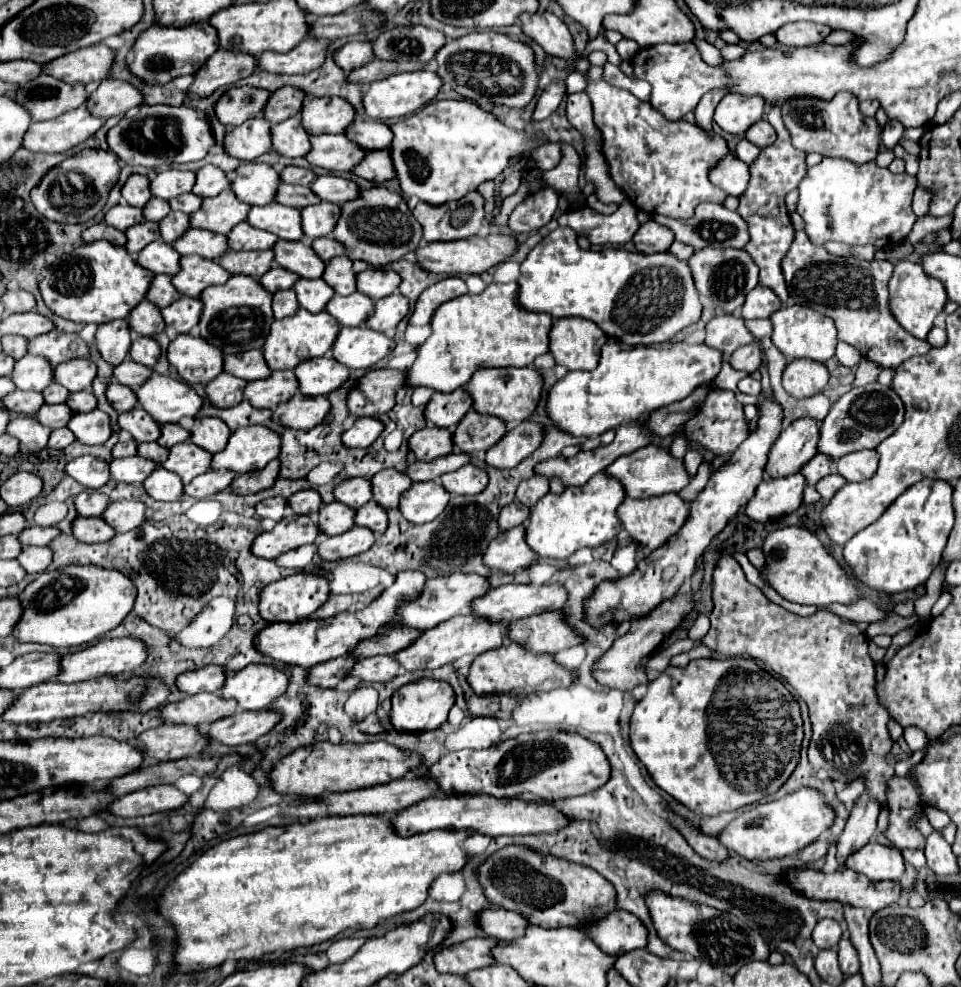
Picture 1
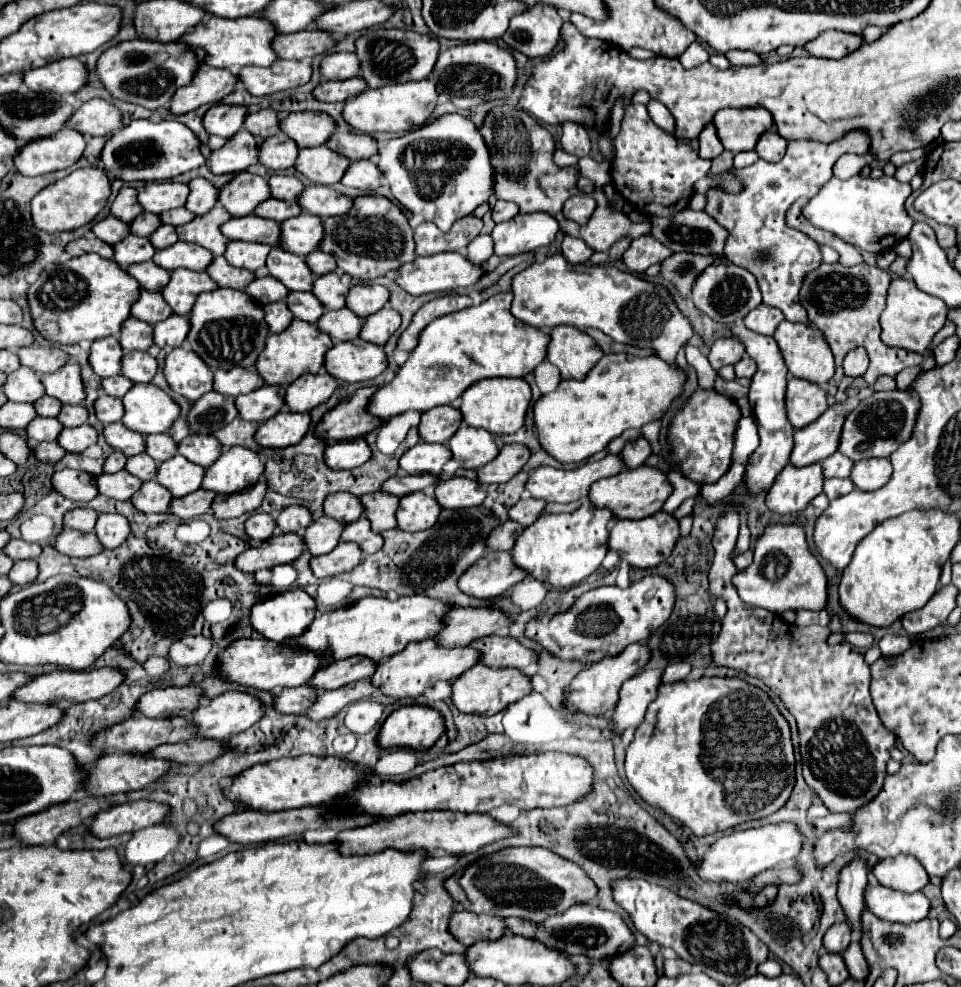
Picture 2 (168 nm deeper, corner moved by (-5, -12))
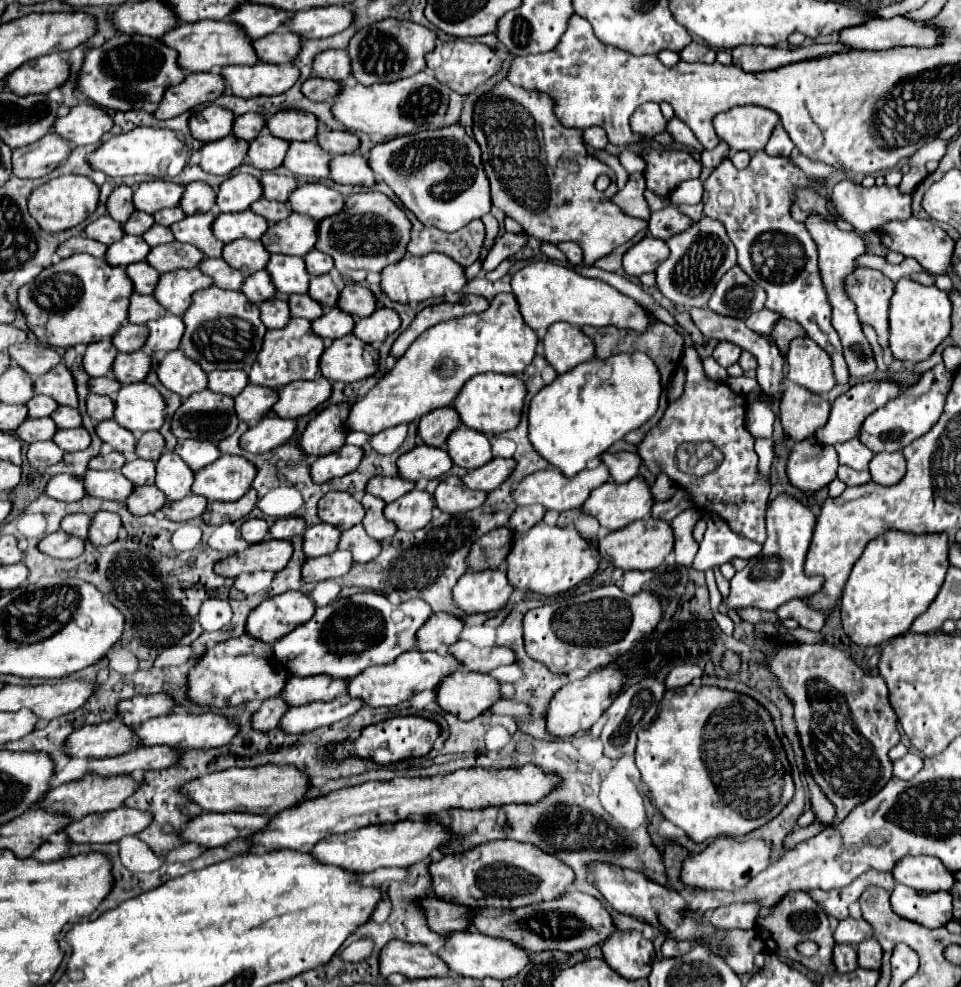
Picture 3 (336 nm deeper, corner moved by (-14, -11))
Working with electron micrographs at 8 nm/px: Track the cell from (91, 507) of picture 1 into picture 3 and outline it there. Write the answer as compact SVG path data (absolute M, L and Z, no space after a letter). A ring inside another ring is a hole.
M74 513L74 515L68 515L68 517L62 519L60 529L62 529L64 533L68 533L68 535L86 539L88 525L90 525L90 515L86 515L86 513Z

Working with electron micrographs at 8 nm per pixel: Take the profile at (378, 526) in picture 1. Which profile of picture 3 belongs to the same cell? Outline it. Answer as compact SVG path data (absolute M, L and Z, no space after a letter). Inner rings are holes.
M356 525L348 531L342 531L338 549L350 551L354 563L368 563L380 553L380 543L376 539L370 539L362 525Z

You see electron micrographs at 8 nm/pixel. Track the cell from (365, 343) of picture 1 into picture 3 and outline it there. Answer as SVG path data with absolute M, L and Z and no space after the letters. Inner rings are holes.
M354 335L336 339L320 357L320 371L328 381L354 383L362 381L378 369L378 353Z

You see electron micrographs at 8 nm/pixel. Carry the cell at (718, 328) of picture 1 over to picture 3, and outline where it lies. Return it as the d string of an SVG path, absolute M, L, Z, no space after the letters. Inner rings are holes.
M720 341L720 343L716 345L712 357L714 357L722 367L730 367L730 365L734 365L734 363L738 361L740 353L742 353L742 349L740 349L738 345L734 345L734 343L730 343L730 341Z

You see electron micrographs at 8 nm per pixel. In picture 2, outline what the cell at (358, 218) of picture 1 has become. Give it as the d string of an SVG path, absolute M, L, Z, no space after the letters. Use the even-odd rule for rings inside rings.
M359 196L353 202L351 212L331 216L323 222L325 238L319 248L335 256L339 270L357 280L373 280L415 260L413 228L399 206L383 196Z

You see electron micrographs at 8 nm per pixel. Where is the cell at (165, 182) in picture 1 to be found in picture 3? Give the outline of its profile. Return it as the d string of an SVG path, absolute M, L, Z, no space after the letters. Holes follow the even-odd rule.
M156 179L140 183L140 187L134 191L132 203L136 210L153 214L164 207L176 207L180 203L182 193L184 193L182 185Z

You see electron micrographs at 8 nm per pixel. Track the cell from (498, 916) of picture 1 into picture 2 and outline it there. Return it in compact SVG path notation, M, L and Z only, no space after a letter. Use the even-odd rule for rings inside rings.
M457 910L449 922L451 934L465 946L475 944L475 940L499 940L507 934L503 918L489 914L473 914L467 910Z

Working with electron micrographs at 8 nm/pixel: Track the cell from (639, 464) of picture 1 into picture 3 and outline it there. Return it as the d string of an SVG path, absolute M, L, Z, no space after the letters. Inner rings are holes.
M636 477L628 483L608 481L602 487L596 487L588 501L584 501L582 513L596 517L604 529L616 531L632 521L644 519L652 505L654 499L648 485L642 477Z

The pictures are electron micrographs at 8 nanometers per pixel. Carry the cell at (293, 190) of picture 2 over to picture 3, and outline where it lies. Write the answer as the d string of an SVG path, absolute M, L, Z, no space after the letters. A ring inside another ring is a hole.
M264 173L260 177L262 185L262 197L264 199L274 199L274 201L286 201L288 195L298 187L298 181L294 177L286 175L276 175L276 173Z

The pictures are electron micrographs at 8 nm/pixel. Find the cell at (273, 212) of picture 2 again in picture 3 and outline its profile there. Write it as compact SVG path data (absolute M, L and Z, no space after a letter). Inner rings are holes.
M258 199L256 203L252 203L252 211L262 215L264 219L268 219L268 223L278 223L290 215L290 211L284 203L268 201L268 199Z

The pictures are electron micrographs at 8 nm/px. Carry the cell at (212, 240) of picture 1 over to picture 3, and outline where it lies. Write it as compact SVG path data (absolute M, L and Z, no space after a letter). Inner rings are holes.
M172 241L172 243L152 247L146 263L152 265L158 273L168 273L168 271L176 271L182 267L184 269L198 267L202 257L204 255L200 249L196 249L192 245L184 245L180 241Z

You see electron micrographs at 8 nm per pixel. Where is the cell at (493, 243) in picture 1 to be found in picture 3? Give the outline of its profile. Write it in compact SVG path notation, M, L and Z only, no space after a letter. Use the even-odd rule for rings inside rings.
M432 251L424 257L412 257L406 255L404 259L400 259L400 263L392 263L382 271L382 281L380 281L380 289L382 293L396 301L396 303L420 303L432 297L444 297L448 291L460 291L466 285L466 277L464 277L464 267L458 267L458 263L454 263L452 259L448 259L448 255Z

